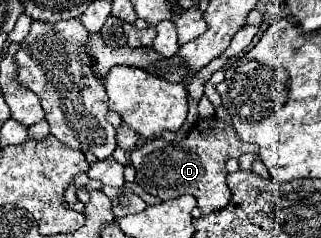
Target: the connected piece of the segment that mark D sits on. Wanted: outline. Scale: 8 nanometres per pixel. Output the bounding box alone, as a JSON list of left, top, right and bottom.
[129,116,257,214]

